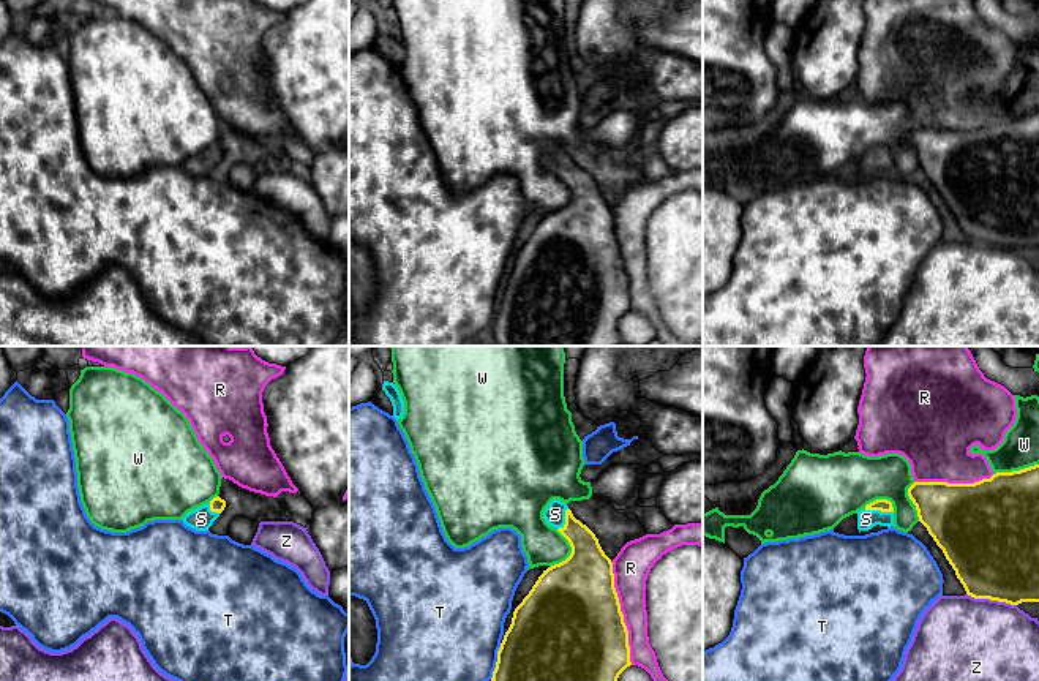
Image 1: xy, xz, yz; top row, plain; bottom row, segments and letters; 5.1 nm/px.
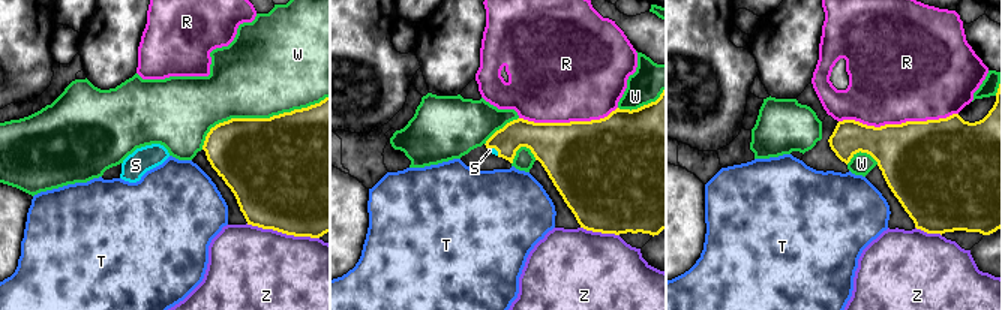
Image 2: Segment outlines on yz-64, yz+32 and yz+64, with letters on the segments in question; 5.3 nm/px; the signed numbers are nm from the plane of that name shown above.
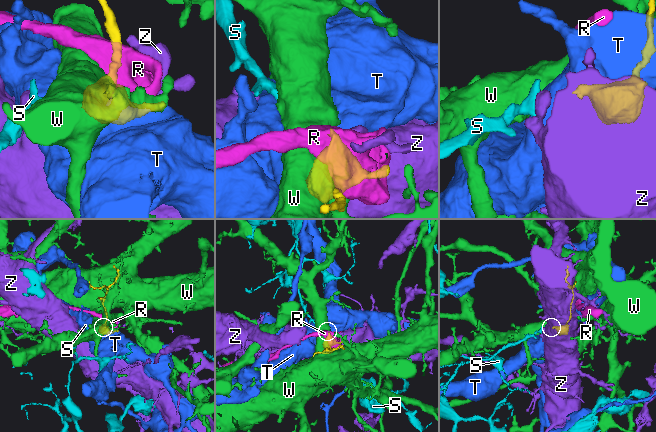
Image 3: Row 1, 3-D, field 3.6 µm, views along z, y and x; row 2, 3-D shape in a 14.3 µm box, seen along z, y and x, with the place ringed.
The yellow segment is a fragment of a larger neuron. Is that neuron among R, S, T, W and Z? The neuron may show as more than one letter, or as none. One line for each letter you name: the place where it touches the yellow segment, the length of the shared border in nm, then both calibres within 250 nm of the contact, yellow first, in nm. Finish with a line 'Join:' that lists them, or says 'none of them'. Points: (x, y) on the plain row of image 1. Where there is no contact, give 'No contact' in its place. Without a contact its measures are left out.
S: Touches yellow at yz (878, 155). Shared border 150 nm. Thickness 60 nm (yellow) against 100 nm
Join: S

